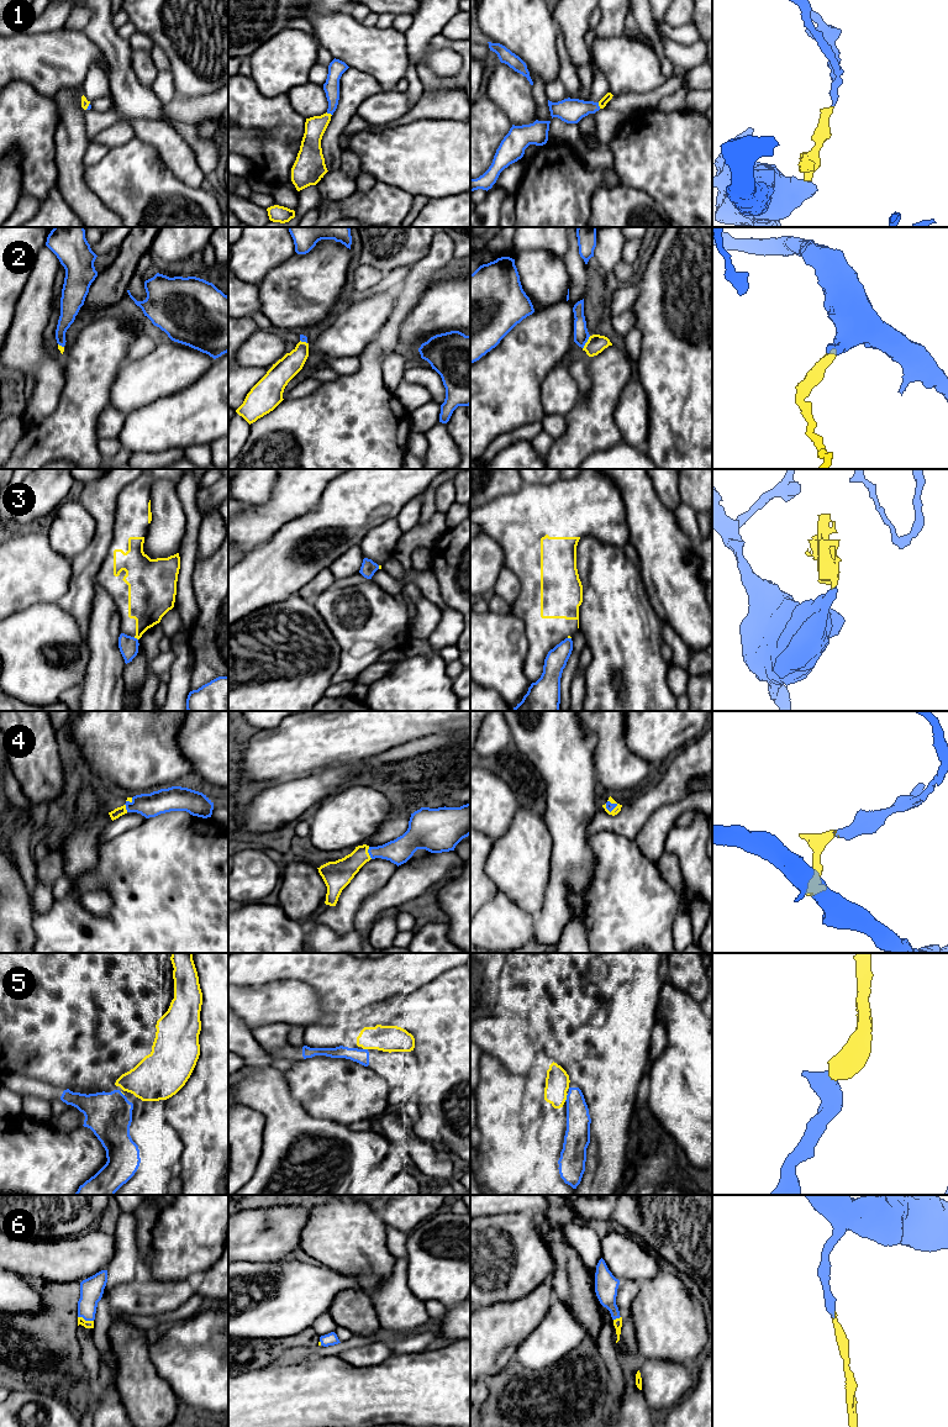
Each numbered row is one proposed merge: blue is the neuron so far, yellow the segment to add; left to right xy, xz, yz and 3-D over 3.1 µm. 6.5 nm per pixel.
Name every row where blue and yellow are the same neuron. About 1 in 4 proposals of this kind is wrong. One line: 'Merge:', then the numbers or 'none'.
Merge: 1, 2, 4, 6

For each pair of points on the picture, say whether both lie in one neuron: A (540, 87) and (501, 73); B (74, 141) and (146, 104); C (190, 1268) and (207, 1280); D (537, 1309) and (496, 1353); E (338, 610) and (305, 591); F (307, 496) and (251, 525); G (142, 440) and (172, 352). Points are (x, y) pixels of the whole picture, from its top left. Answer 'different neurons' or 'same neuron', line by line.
A: different neurons
B: different neurons
C: different neurons
D: same neuron
E: different neurons
F: same neuron
G: different neurons

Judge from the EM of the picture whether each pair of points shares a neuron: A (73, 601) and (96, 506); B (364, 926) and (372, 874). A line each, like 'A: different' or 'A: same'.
A: same
B: different

